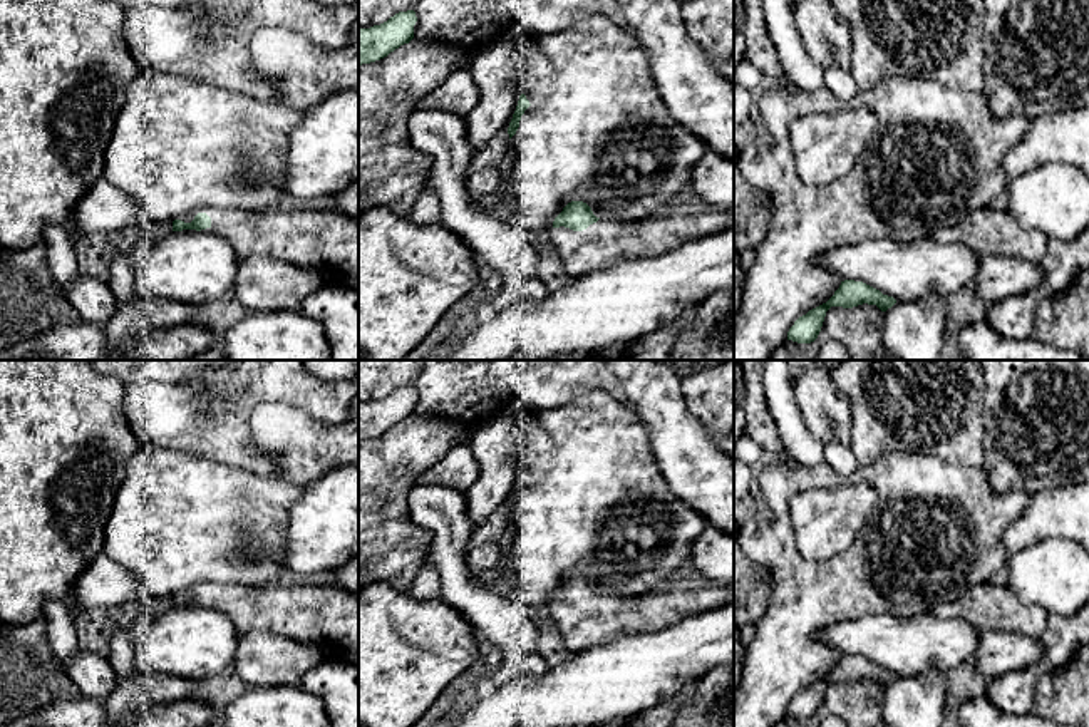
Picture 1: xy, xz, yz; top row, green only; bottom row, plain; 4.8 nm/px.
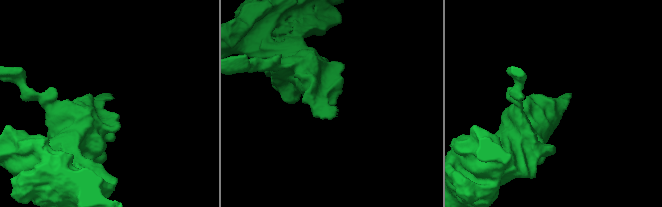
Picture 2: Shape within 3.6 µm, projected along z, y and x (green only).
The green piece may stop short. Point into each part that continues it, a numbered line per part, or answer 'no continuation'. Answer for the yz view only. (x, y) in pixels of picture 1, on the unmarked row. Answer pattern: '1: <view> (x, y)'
no continuation

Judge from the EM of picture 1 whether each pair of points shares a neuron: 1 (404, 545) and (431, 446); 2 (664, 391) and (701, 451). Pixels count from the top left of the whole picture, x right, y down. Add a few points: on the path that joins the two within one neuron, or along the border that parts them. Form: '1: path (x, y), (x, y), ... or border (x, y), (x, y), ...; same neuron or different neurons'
1: path (396, 520), (396, 481), (406, 471); same neuron
2: path (664, 406), (664, 414), (686, 436); same neuron

